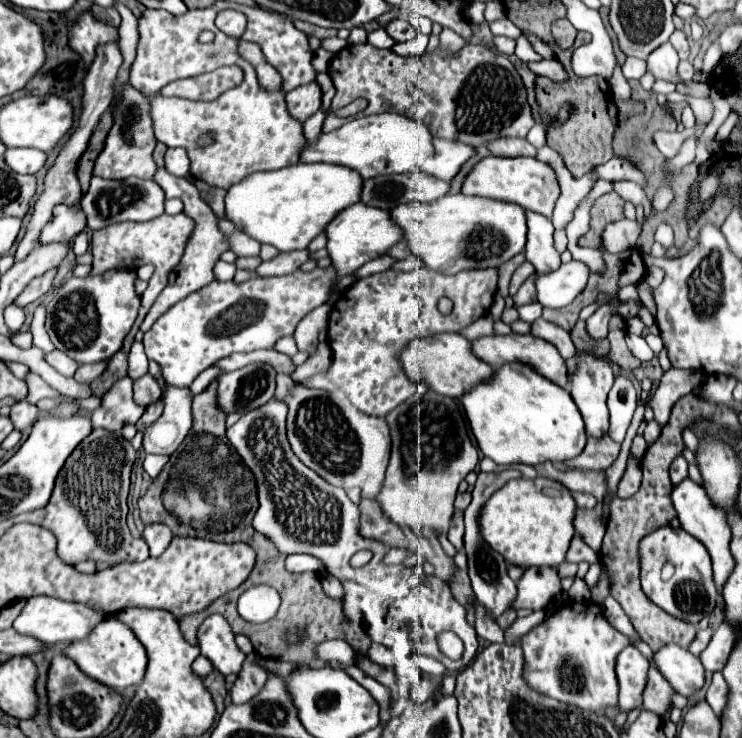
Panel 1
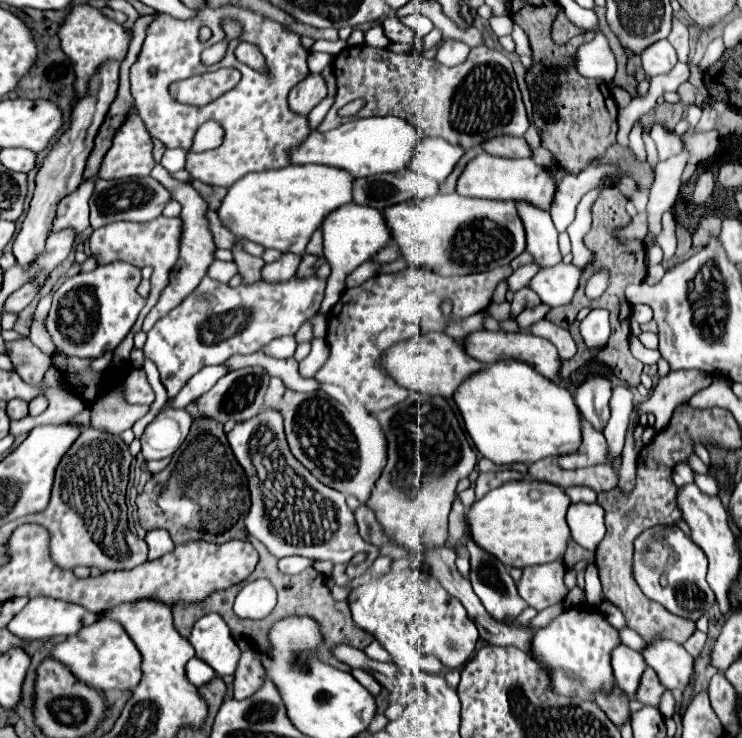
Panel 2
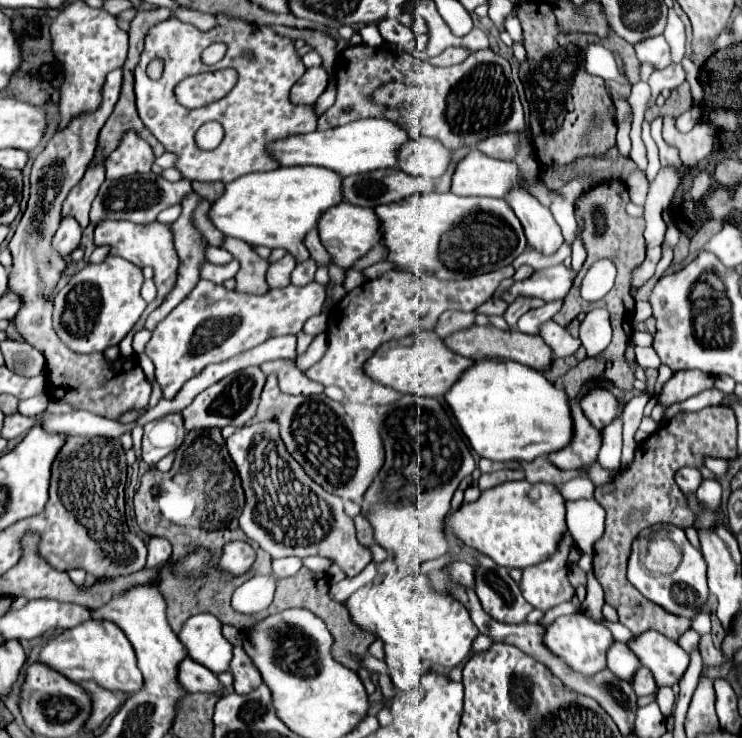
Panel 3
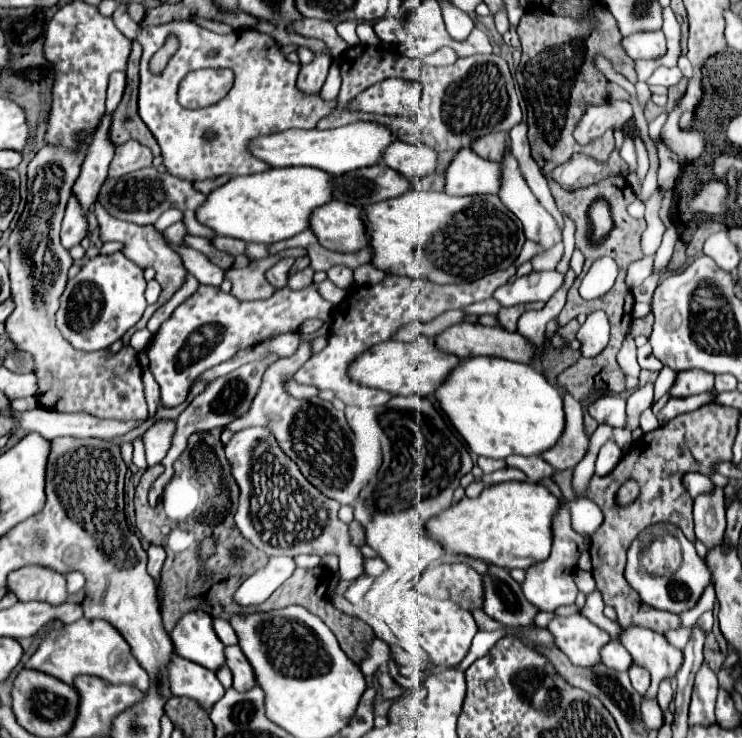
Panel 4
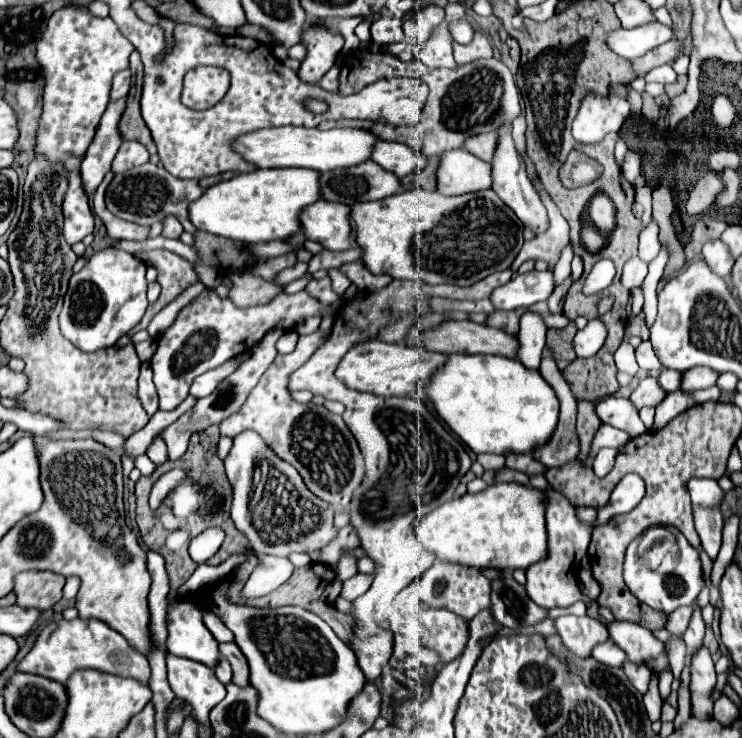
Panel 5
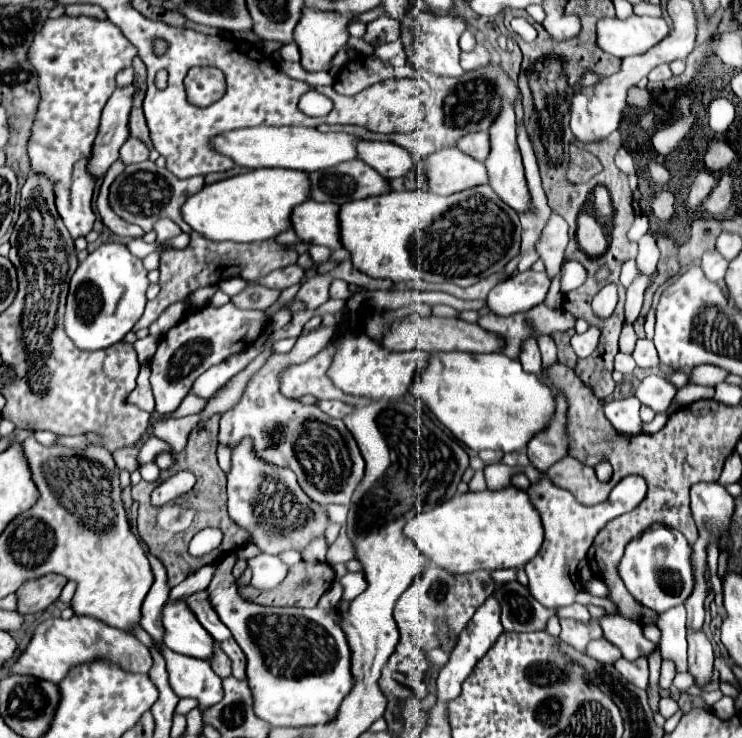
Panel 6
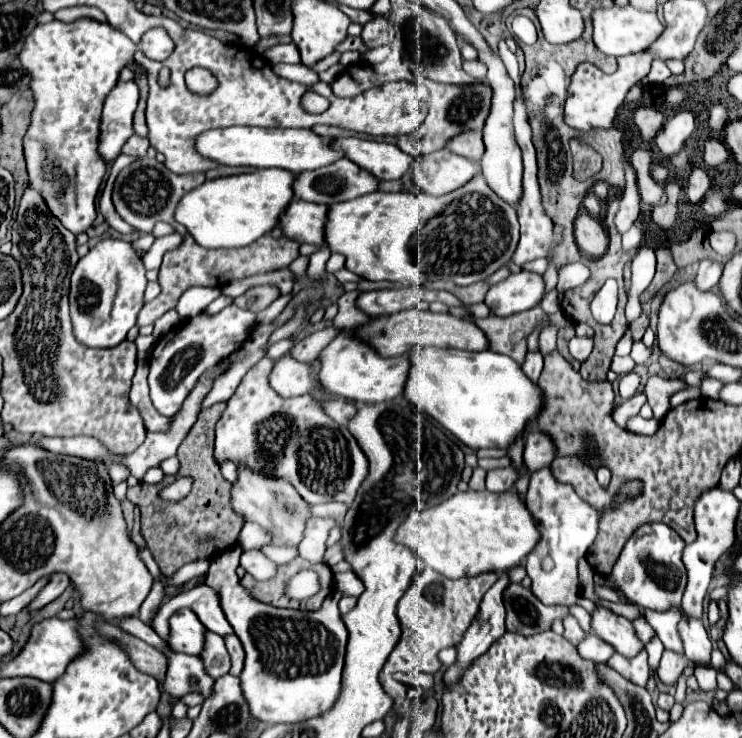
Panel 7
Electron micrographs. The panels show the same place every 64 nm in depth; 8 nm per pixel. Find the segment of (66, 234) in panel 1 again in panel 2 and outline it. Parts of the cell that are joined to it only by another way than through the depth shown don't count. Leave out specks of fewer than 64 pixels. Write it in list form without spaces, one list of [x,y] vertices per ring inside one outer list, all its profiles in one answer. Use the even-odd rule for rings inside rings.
[[[86,180],[80,184],[80,188],[76,192],[66,196],[58,204],[58,212],[56,212],[50,234],[58,232],[62,228],[74,228],[74,232],[80,234],[82,230],[86,230],[90,226],[88,224],[88,200],[92,196],[92,190],[94,190],[94,180]]]

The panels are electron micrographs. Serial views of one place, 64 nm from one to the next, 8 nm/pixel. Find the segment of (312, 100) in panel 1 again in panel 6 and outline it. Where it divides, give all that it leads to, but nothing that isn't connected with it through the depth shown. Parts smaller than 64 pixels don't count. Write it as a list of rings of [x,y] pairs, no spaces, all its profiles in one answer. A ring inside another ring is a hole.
[[[304,8],[294,40],[302,52],[302,66],[308,72],[328,70],[330,60],[350,38],[348,18],[338,12],[314,12]]]

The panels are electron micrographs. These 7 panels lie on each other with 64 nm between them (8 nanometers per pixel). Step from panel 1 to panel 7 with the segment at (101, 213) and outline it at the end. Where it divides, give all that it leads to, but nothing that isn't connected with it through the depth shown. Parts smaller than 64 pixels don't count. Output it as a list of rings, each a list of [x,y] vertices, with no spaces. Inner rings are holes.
[[[144,158],[144,160],[136,160],[130,166],[126,166],[116,182],[114,182],[114,192],[112,192],[112,202],[116,212],[134,228],[138,228],[140,232],[150,234],[156,222],[168,222],[172,224],[180,234],[186,234],[186,230],[182,228],[182,224],[178,224],[174,220],[174,208],[178,206],[178,202],[182,200],[182,196],[186,196],[190,190],[198,188],[204,184],[204,174],[184,174],[178,176],[174,172],[170,172],[164,164],[160,164],[154,158]]]

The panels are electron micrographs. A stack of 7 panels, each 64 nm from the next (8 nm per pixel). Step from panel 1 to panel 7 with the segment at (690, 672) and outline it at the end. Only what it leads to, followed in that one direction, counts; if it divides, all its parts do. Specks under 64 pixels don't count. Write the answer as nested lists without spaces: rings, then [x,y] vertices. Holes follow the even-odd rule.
[[[596,608],[596,612],[592,614],[592,630],[626,658],[634,658],[646,646],[636,636],[634,624],[628,618],[616,616],[606,608]]]

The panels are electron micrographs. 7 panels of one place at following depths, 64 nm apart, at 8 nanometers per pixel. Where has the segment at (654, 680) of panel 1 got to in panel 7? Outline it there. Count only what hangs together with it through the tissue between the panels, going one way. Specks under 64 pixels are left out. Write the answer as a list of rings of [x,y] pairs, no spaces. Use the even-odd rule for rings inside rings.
[[[642,650],[636,658],[624,658],[622,654],[614,654],[608,662],[610,668],[614,668],[616,672],[620,672],[626,680],[638,684],[638,686],[646,686],[648,678],[650,678],[650,670],[648,670],[648,654]]]

